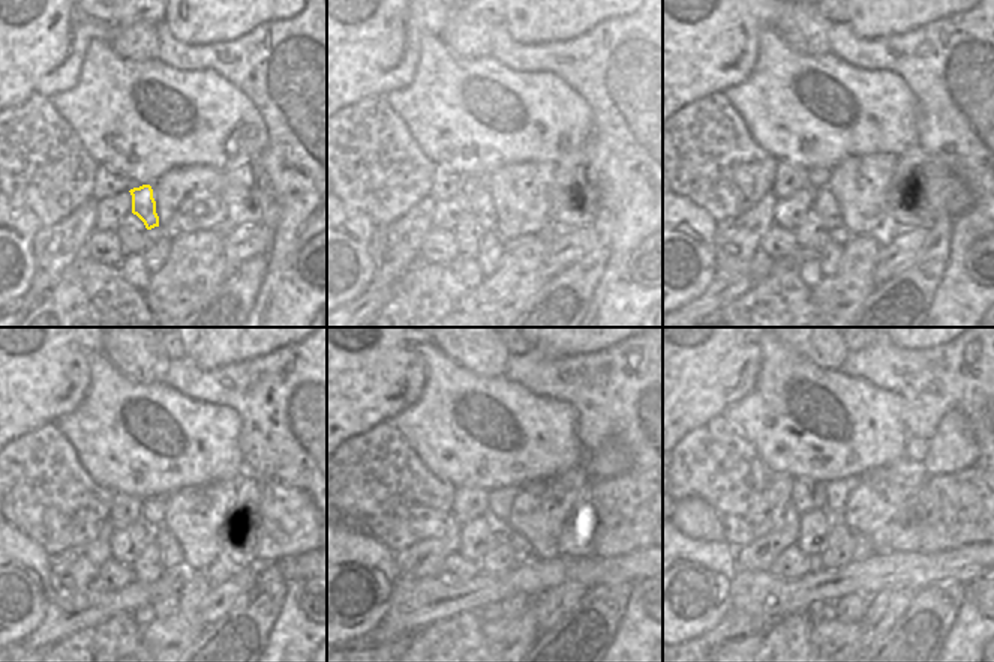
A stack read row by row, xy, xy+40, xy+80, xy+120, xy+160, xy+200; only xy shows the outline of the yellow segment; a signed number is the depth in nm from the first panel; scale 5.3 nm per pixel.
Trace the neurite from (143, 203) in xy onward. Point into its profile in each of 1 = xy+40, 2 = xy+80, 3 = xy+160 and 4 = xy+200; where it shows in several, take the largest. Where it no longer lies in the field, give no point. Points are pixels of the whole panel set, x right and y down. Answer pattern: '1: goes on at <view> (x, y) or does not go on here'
1: goes on at xy+40 (482, 206)
2: goes on at xy+80 (823, 203)
3: goes on at xy+160 (520, 548)
4: goes on at xy+200 (862, 547)

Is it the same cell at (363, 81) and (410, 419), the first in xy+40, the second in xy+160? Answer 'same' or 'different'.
different

